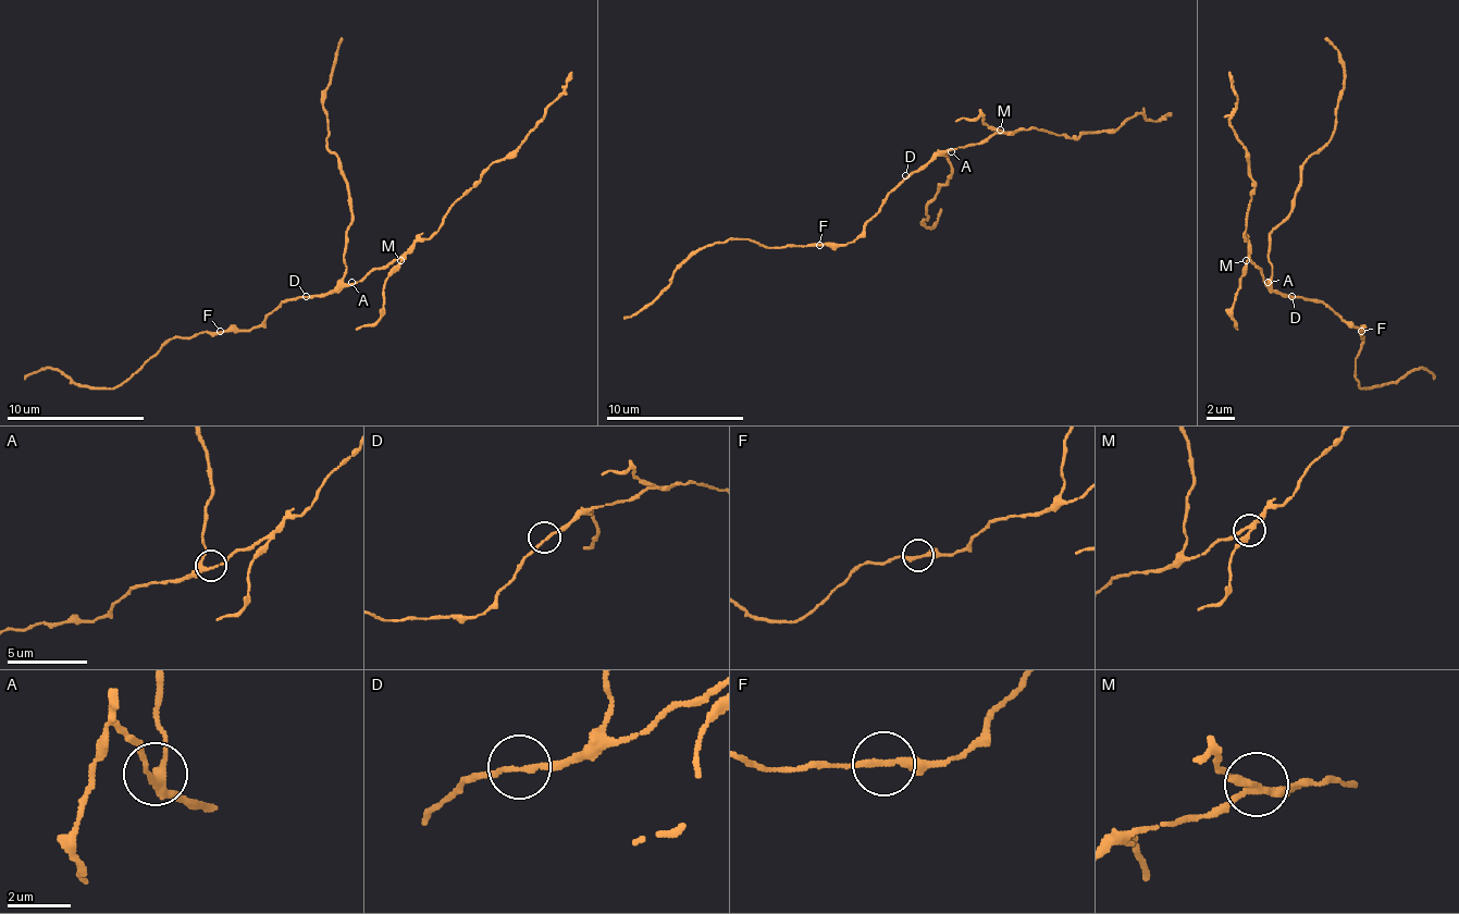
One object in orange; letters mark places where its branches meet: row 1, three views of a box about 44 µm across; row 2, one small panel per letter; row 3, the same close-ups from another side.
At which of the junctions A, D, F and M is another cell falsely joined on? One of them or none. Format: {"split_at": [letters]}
{"split_at": ["M"]}

